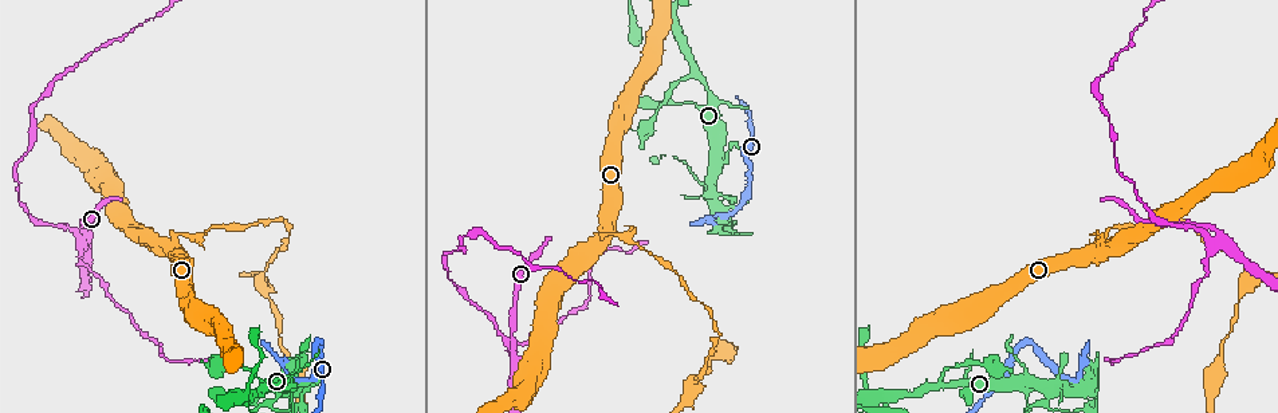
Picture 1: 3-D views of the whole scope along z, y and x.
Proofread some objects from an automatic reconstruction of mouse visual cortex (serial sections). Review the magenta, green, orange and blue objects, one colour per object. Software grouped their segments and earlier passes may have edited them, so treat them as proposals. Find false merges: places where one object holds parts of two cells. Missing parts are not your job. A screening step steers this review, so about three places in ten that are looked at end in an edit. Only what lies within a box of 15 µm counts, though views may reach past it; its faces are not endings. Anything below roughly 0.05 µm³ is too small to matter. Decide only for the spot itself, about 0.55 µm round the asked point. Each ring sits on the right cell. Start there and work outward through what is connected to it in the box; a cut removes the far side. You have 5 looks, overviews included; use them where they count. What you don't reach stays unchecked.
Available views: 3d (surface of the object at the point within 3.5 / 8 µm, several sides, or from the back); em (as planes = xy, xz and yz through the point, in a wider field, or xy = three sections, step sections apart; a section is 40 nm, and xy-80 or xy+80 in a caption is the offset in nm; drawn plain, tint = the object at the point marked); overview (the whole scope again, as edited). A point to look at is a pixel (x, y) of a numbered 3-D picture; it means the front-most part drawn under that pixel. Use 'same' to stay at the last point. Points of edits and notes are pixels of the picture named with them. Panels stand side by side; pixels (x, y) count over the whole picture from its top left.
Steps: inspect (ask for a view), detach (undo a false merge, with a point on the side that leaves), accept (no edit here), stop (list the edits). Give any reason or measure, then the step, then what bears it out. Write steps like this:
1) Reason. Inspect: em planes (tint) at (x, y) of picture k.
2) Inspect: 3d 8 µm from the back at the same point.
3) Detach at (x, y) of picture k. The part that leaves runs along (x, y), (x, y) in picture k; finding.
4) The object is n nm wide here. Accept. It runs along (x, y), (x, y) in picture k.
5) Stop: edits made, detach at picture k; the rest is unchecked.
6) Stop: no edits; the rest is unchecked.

Inspect: 3d 8 µm at (936, 387) of picture 1.

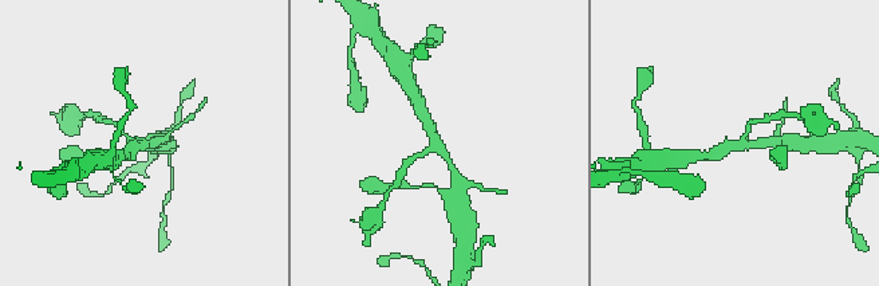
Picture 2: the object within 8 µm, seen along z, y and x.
Inspect: 3d 3.5 µm at (439, 148) of picture 2.

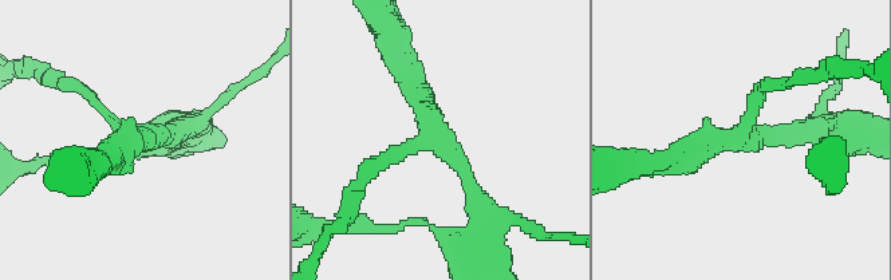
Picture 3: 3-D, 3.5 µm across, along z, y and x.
Inspect: em xy step 2 (tint) at (739, 138) of picture 3.

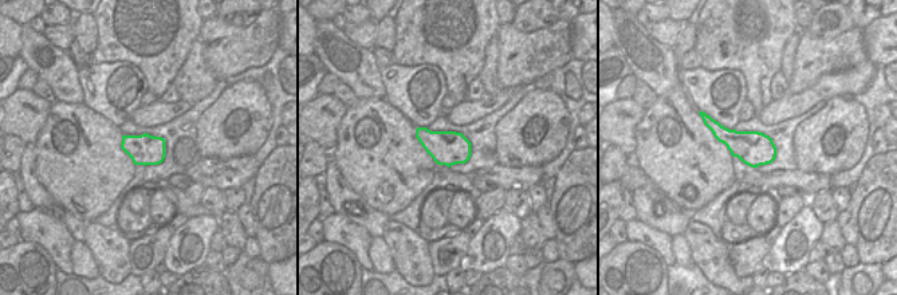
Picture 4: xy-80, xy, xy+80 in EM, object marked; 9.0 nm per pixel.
The arms are 150, 250, 250 nm wide. Accept. Continuous, no second cell.

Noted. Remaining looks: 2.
A narrow waist. Inspect: 3d 3.5 µm from the back at (873, 400) of picture 1.

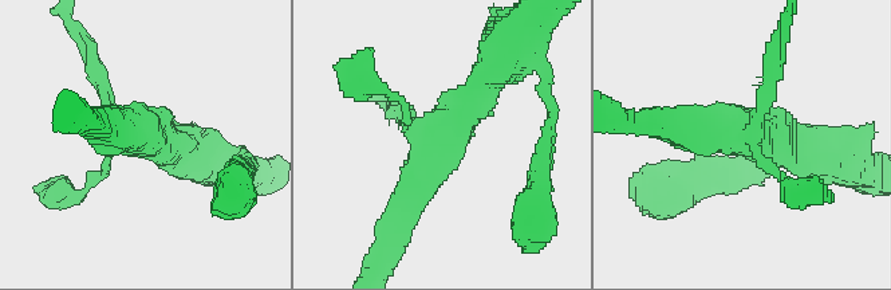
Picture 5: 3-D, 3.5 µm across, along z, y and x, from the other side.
4 arms meet here; the arms are 150, 200, 400, 450 nm wide; need the tissue. Inspect: em xy step 2 (tint) at (435, 139) of picture 5.

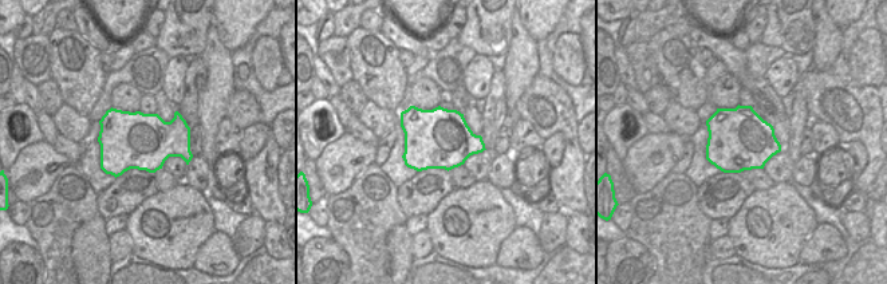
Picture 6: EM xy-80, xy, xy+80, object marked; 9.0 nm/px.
Accept. One cell here.

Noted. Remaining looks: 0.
Stop: no edits; the rest is unchecked.

